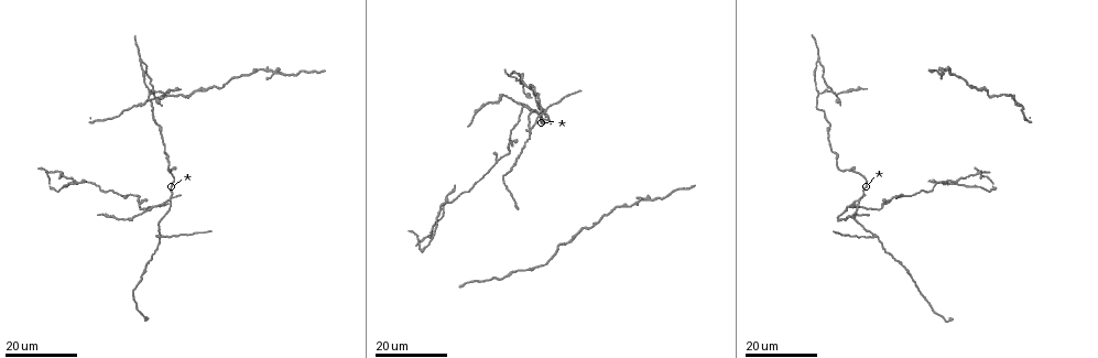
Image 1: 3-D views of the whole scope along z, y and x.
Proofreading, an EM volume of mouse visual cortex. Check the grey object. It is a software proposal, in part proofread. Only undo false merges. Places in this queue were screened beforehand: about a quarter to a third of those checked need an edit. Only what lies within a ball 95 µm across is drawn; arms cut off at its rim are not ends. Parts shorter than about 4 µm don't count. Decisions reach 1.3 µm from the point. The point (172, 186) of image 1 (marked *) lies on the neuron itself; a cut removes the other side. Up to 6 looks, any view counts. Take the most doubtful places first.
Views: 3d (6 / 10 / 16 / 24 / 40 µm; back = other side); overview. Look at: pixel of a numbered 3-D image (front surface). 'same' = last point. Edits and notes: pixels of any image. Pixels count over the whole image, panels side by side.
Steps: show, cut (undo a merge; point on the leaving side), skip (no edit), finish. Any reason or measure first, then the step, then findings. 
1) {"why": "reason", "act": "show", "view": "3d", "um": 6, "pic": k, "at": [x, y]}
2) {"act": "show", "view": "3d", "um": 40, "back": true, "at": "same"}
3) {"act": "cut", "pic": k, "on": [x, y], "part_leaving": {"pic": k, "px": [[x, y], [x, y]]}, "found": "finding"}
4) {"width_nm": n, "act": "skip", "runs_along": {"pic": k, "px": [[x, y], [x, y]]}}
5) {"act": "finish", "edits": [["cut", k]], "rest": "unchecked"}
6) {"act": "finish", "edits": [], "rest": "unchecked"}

{"why": "four arms meet", "act": "show", "view": "3d", "um": 16, "pic": 1, "at": [878, 236]}

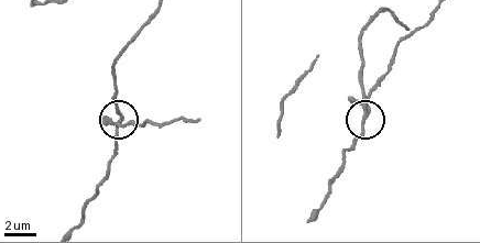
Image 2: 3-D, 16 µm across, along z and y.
{"act": "show", "view": "3d", "um": 6, "pic": 2, "at": [120, 120]}

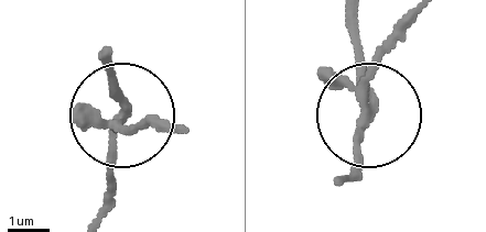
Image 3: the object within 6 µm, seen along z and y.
{"act": "cut", "pic": 3, "on": [147, 125], "part_leaving": {"pic": 3, "px": [[117, 123], [170, 123]]}, "found": "a second neuron is stuck on"}

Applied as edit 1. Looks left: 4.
{"act": "show", "view": "overview"}

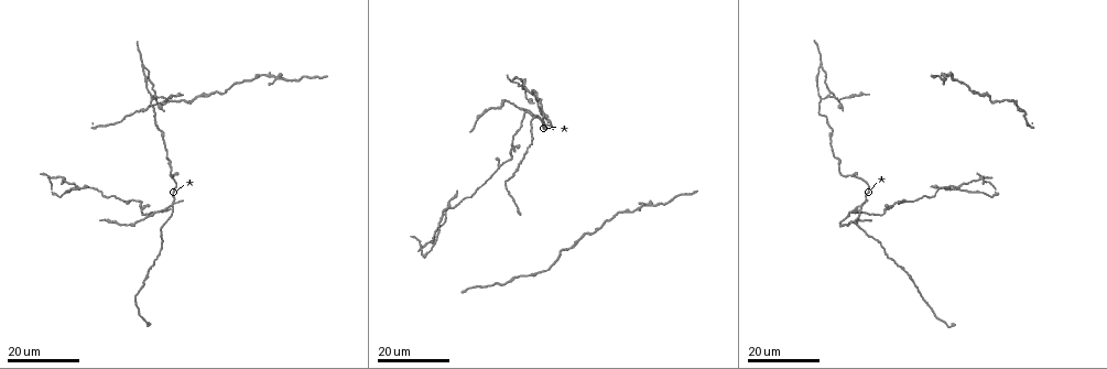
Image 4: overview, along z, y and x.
{"why": "arms part here", "act": "show", "view": "3d", "um": 24, "pic": 4, "at": [170, 207]}

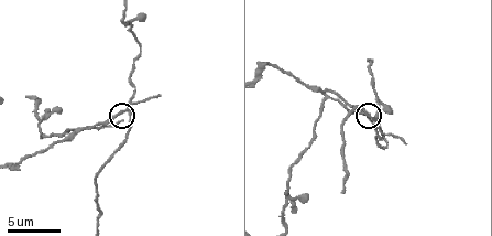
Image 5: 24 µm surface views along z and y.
{"why": "closer look", "act": "show", "view": "3d", "um": 6, "pic": 5, "at": [123, 109]}

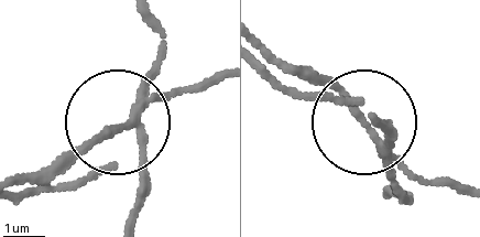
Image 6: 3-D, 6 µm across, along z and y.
{"side_arm_um": 54, "act": "cut", "pic": 6, "on": [106, 136], "part_leaving": {"pic": 6, "px": [[131, 110], [19, 181]]}, "found": "two neurons meet here"}

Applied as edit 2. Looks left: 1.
{"act": "finish", "edits": [["cut", 3], ["cut", 6]], "rest": "unchecked"}

